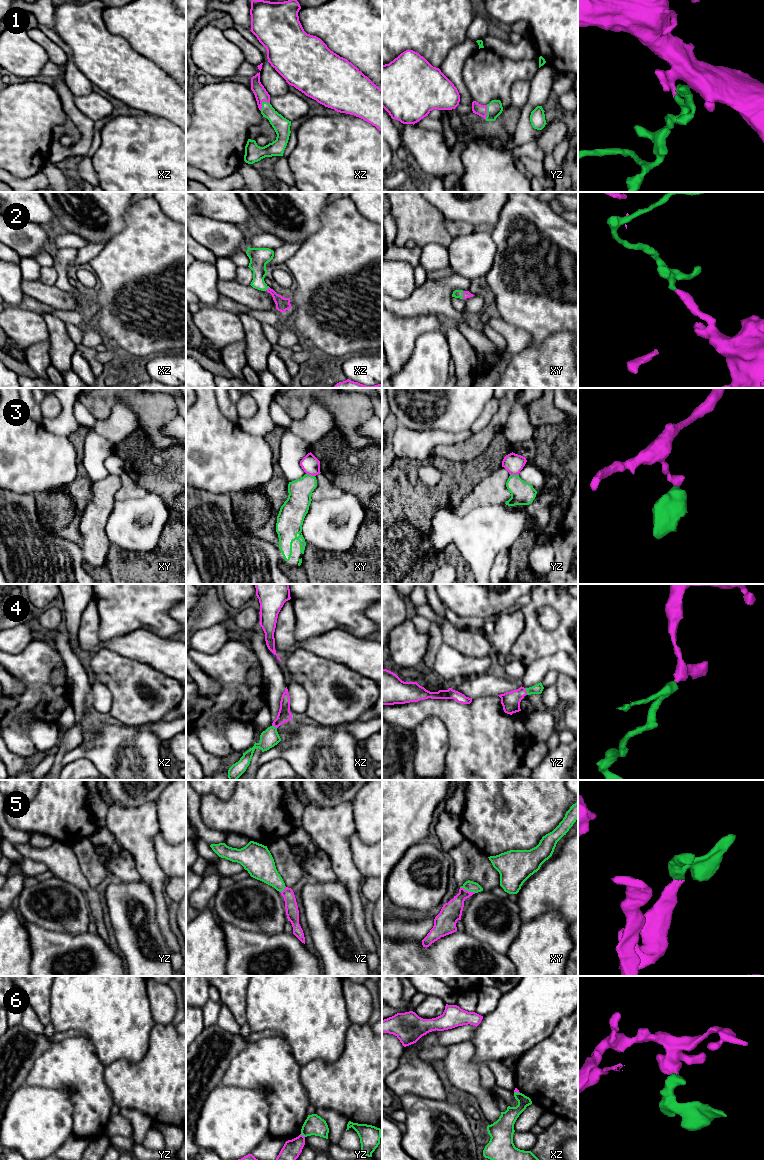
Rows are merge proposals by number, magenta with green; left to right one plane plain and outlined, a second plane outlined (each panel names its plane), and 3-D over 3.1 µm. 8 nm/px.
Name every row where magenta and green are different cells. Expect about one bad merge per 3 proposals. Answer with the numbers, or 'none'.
3, 6

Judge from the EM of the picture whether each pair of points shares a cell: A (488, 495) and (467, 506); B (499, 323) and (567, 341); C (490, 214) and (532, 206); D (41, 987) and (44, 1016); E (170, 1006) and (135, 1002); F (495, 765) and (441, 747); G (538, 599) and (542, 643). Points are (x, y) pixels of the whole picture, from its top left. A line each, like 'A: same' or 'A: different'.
A: same
B: different
C: different
D: same
E: different
F: different
G: same

